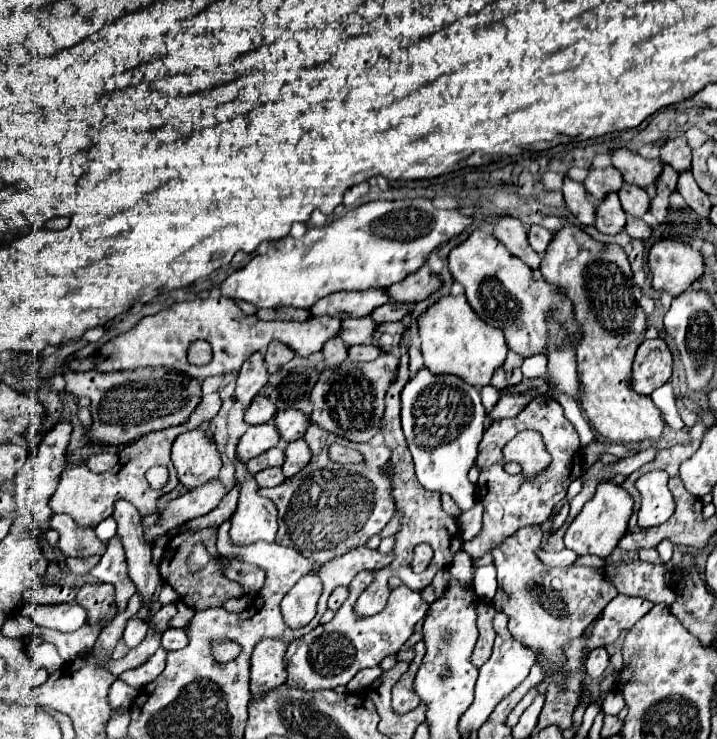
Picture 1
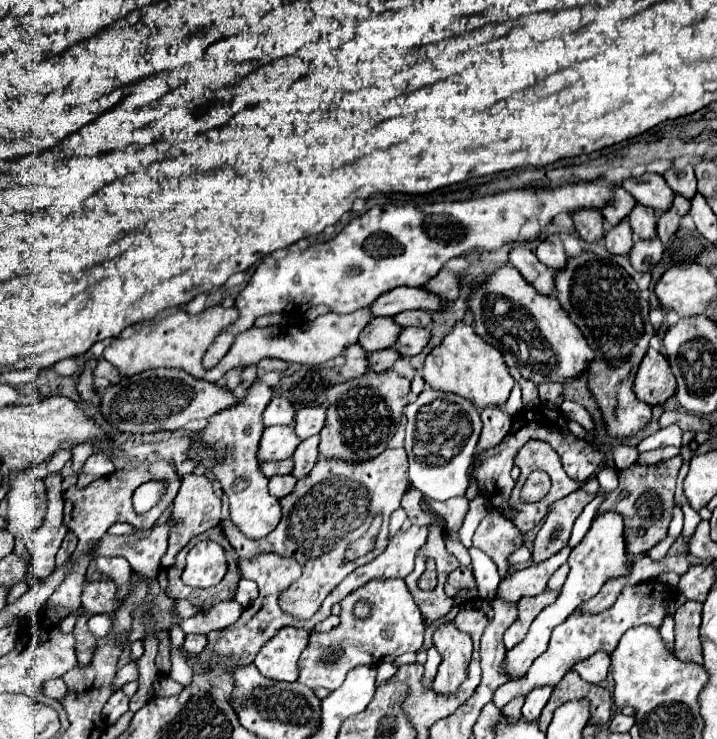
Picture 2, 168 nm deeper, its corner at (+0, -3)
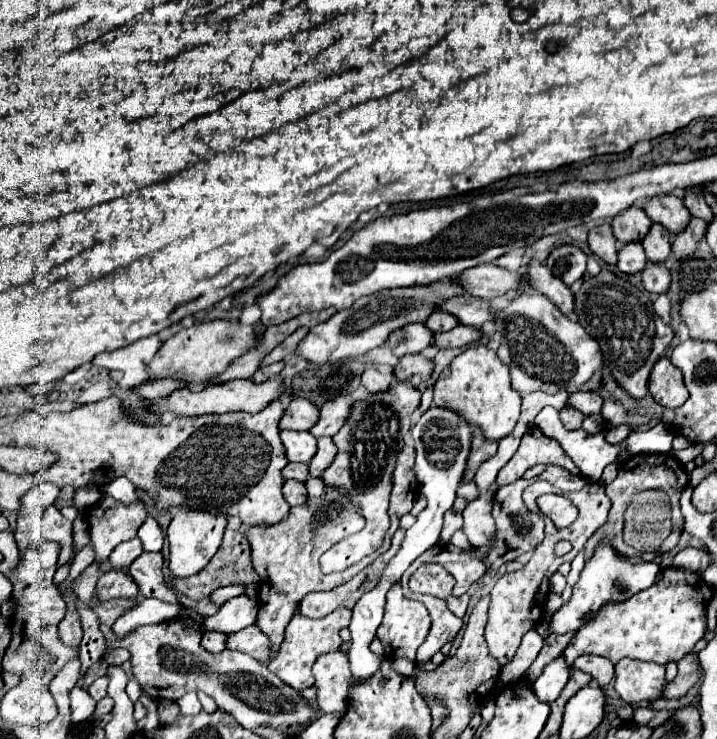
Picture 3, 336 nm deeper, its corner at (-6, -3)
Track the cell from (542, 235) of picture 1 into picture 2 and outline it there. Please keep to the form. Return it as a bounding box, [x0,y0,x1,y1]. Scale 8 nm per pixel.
[536,235,568,271]

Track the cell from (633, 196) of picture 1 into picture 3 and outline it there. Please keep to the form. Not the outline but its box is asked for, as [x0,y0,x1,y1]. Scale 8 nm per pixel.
[642,223,670,263]

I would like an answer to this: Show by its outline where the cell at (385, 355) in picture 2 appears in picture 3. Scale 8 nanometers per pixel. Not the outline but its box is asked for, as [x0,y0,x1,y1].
[394,355,432,381]

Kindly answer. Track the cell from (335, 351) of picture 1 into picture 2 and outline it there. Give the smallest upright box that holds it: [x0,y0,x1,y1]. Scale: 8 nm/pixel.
[340,345,368,381]

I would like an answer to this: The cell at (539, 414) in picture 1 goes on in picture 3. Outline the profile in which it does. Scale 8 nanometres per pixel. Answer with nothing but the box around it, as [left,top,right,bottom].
[496,427,580,487]

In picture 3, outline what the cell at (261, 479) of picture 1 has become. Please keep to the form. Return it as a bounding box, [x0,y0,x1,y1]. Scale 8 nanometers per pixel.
[282,479,306,505]

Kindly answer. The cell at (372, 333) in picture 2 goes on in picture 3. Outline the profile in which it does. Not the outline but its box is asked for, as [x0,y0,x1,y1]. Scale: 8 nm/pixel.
[400,323,432,355]

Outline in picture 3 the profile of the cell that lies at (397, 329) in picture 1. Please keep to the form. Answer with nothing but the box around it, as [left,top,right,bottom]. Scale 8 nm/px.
[432,325,480,349]

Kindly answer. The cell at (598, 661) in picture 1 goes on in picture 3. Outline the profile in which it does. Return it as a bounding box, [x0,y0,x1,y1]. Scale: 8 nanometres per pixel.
[574,655,614,687]

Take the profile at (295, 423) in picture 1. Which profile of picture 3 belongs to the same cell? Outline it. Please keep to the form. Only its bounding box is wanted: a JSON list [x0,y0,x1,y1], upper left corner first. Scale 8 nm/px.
[310,395,354,437]

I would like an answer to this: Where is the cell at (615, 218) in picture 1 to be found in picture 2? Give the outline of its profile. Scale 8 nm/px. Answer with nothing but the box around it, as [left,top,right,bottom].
[604,221,634,255]

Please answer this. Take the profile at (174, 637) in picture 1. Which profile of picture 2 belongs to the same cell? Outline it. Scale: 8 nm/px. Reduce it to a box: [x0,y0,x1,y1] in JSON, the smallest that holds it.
[184,635,208,655]

